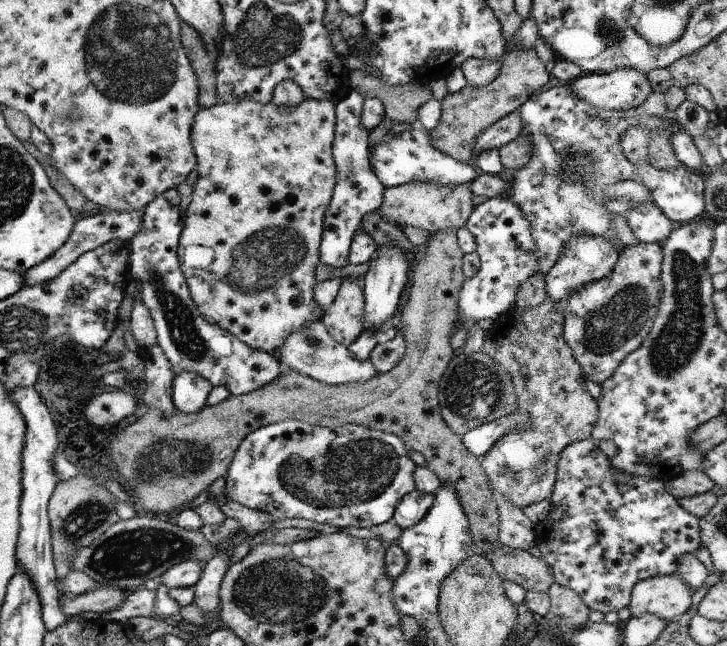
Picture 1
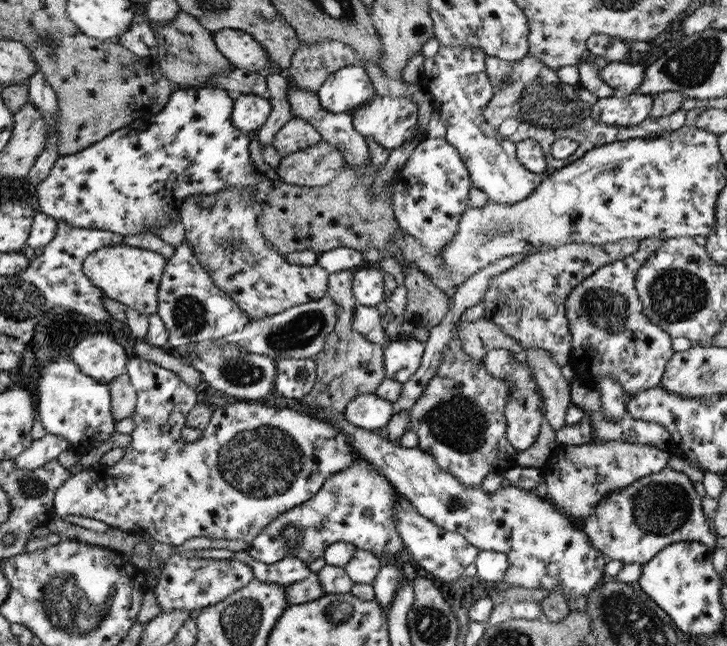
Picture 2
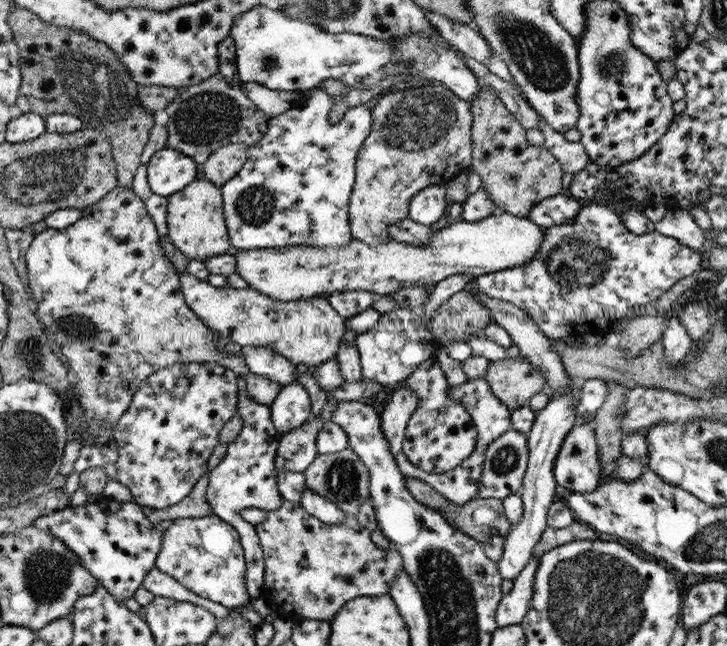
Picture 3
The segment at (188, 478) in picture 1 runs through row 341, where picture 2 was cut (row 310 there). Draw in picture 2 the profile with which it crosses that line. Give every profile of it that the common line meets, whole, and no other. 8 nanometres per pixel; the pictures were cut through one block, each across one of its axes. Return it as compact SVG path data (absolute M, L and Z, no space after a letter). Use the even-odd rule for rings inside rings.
M388 249L388 256L394 258L405 272L403 285L406 287L408 298L406 309L404 309L404 313L399 317L399 336L402 338L416 339L424 343L431 329L438 326L444 320L444 316L450 312L451 294L444 292L444 290L434 285L432 279L420 267L414 265L414 261L408 261L402 255L396 255L392 249Z

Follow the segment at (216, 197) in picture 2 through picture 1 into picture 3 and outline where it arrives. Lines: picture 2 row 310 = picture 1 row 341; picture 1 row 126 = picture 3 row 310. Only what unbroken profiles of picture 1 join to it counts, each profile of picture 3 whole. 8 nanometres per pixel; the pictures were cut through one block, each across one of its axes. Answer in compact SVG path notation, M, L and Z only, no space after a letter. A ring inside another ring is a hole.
M188 273L180 274L182 291L185 300L196 315L211 329L216 337L230 339L230 342L242 346L262 346L272 348L274 352L281 353L295 365L304 363L308 367L314 367L334 359L337 352L341 350L341 338L347 331L345 318L337 312L337 309L329 303L326 298L308 297L293 301L276 300L266 293L258 292L252 287L232 288L216 287L210 285L208 281L200 280L198 277Z

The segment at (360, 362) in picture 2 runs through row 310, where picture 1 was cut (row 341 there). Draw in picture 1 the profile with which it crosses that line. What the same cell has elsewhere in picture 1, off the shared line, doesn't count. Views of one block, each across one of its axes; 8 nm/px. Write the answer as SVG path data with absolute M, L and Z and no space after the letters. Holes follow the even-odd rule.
M345 277L332 304L323 312L322 322L334 342L349 347L365 329L363 286L354 277Z

